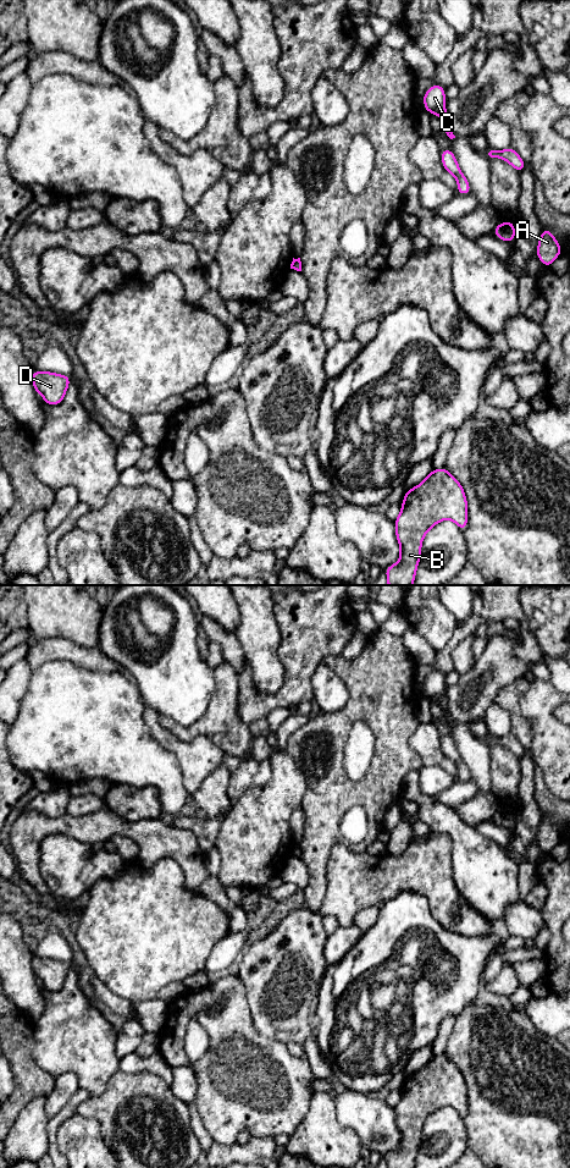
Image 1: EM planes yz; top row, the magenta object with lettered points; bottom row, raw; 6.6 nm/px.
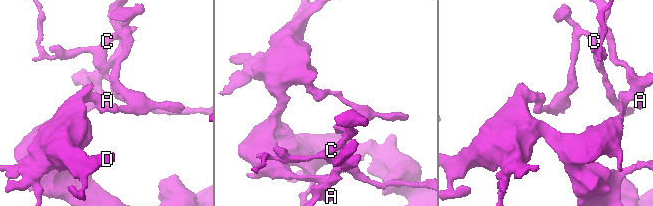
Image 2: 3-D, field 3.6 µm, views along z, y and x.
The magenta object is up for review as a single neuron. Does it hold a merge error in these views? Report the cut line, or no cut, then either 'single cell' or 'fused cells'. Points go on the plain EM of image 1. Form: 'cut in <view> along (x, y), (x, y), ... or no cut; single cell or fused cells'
cut in yz along (295, 846), (292, 854); fused cells

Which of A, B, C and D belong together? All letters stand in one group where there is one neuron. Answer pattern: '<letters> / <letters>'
A B D / C

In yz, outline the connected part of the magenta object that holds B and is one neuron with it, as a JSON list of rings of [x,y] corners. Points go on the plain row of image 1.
[[[446,1053],[433,1056],[421,1070],[406,1076],[402,1089],[402,1097],[394,1107],[400,1142],[395,1151],[384,1156],[387,1168],[414,1168],[421,1145],[424,1123],[433,1112],[444,1106],[454,1107],[463,1118],[467,1114],[467,1086],[464,1075]]]

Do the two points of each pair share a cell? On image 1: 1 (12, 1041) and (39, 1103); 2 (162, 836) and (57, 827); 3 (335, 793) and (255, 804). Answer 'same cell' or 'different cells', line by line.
1: different cells
2: same cell
3: different cells

